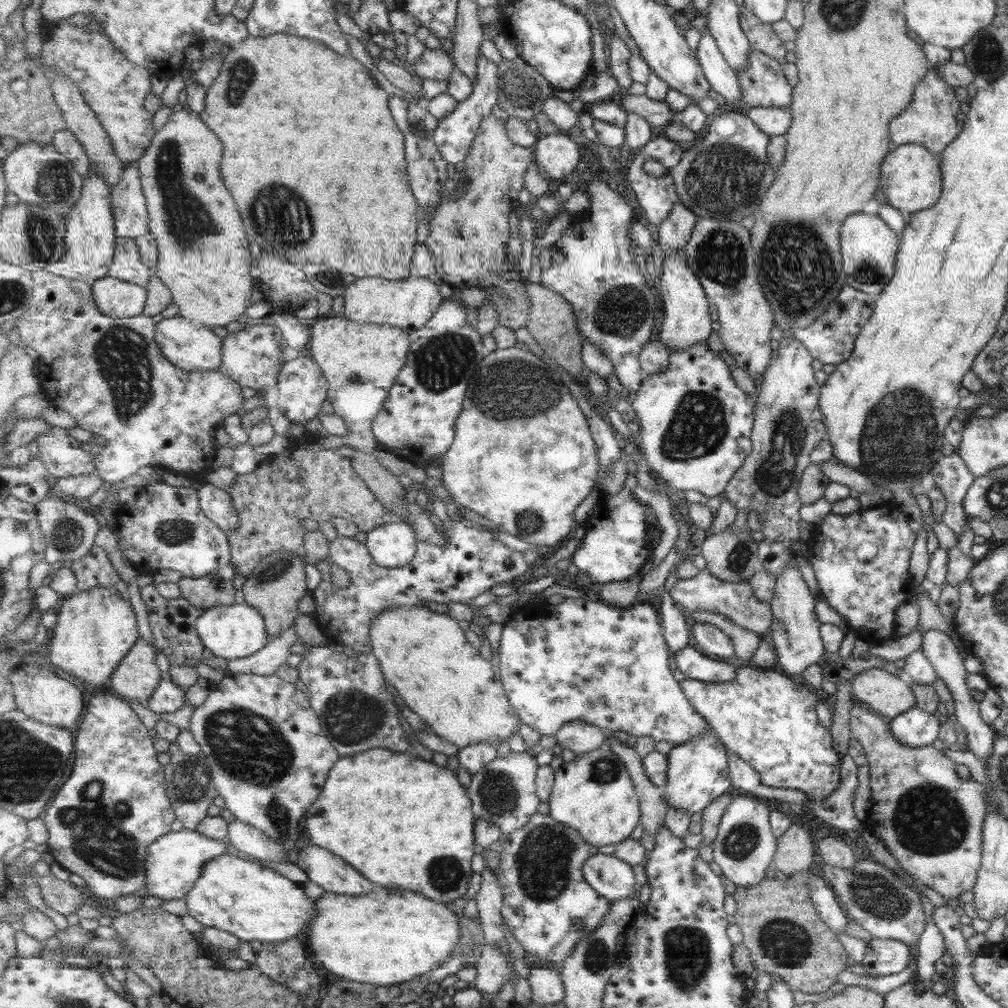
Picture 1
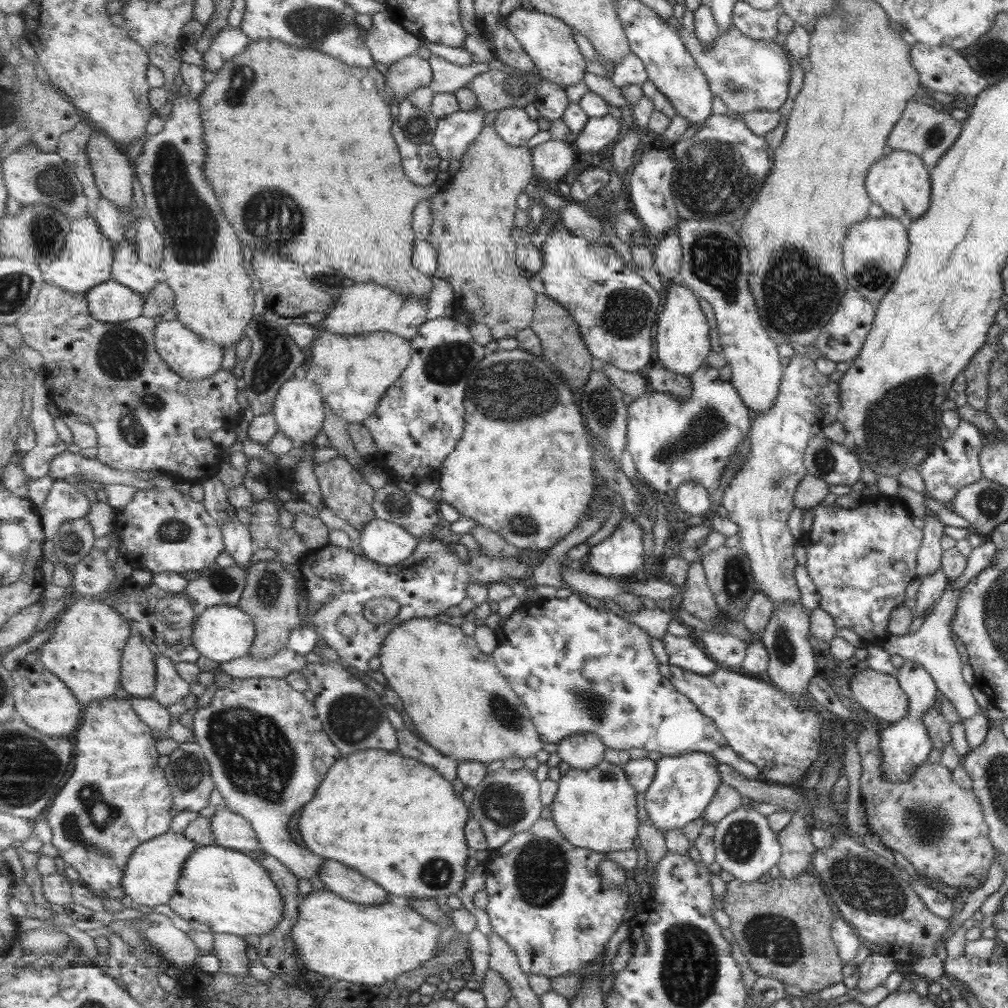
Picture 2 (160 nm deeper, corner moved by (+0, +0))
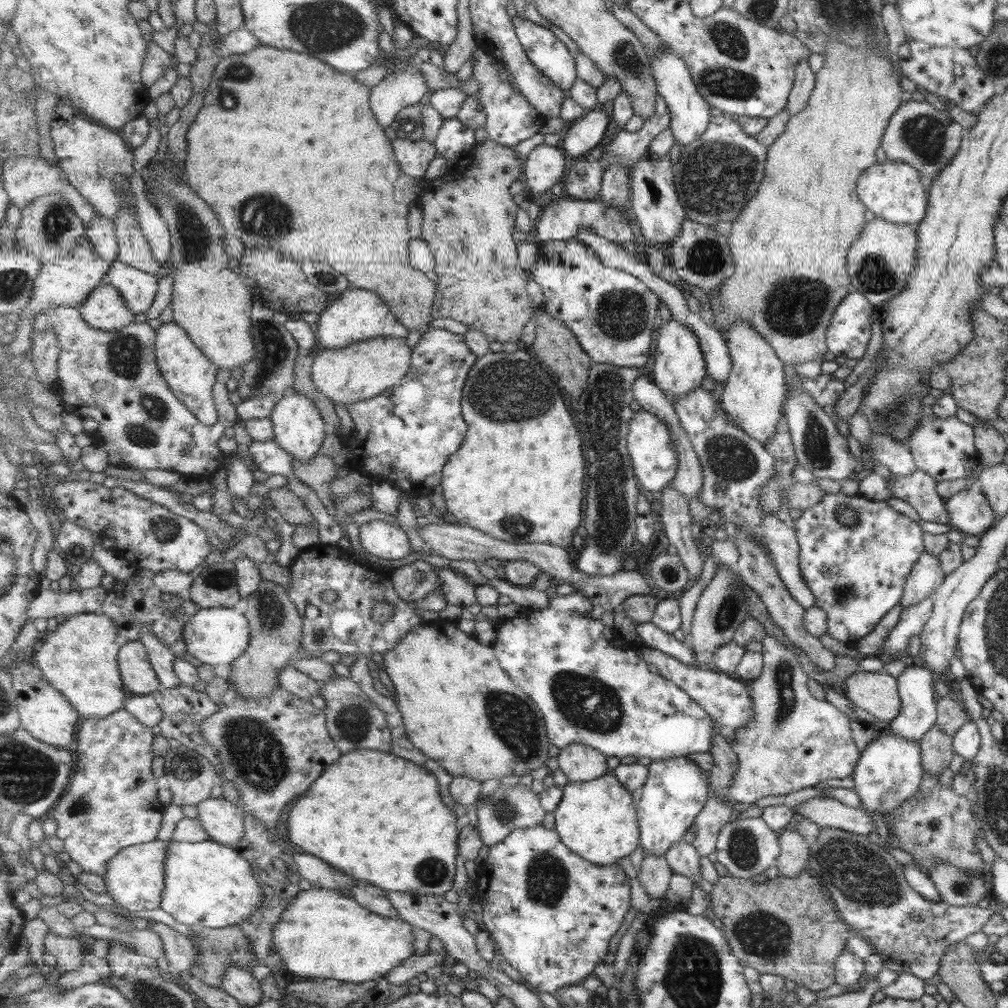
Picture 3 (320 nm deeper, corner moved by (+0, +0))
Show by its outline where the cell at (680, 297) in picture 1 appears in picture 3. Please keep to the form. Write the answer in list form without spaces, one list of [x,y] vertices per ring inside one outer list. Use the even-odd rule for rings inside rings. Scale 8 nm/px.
[[[676,318],[662,323],[662,327],[658,329],[657,352],[652,368],[652,378],[654,383],[669,398],[672,398],[672,402],[673,398],[685,398],[703,384],[703,378],[708,376],[706,362],[700,340],[688,326]]]

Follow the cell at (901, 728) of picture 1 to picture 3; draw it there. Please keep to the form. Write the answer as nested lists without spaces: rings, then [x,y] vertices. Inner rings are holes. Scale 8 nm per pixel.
[[[879,729],[876,737],[860,752],[851,780],[864,811],[886,814],[916,793],[922,774],[918,741],[905,740],[892,732]]]

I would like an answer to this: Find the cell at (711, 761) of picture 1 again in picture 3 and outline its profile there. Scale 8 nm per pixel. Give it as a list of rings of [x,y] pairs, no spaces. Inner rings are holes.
[[[688,755],[655,760],[648,767],[649,776],[642,786],[642,797],[636,810],[641,830],[640,844],[646,855],[660,856],[683,840],[687,830],[696,823],[709,798],[710,773]]]

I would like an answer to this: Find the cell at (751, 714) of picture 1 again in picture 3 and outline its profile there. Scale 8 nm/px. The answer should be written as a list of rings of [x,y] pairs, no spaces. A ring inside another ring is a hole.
[[[640,644],[640,657],[657,666],[659,673],[680,686],[701,707],[703,707],[717,722],[720,733],[732,744],[736,739],[736,732],[742,729],[754,717],[753,691],[749,683],[741,679],[733,679],[725,675],[725,672],[714,667],[701,668],[685,664],[678,658],[666,652]]]

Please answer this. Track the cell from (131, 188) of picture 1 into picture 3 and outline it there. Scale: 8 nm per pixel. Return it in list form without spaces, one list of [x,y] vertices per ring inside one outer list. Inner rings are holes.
[[[102,215],[97,217],[86,228],[87,238],[95,242],[98,254],[112,263],[118,259],[120,244],[116,235],[116,224]]]

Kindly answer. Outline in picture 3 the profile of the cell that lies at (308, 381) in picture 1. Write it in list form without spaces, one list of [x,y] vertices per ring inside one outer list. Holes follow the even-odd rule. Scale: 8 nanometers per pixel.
[[[290,391],[281,396],[275,405],[270,419],[274,424],[274,440],[283,450],[292,454],[297,460],[313,460],[325,440],[325,421],[316,404],[304,394]]]

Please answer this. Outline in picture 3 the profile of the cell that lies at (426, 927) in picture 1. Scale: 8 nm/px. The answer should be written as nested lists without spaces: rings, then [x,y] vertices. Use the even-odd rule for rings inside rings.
[[[312,887],[299,892],[299,896],[291,901],[289,908],[281,917],[281,924],[274,926],[273,936],[277,952],[282,956],[283,968],[298,976],[313,978],[335,978],[345,982],[367,982],[378,976],[387,976],[396,966],[403,964],[405,959],[415,956],[415,926],[402,918],[377,916],[363,908],[353,896],[343,898],[344,892]]]

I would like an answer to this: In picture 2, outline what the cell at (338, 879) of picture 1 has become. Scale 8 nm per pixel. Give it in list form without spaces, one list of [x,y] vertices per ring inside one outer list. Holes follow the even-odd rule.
[[[324,860],[319,880],[331,892],[359,904],[377,906],[377,904],[386,902],[391,895],[371,878],[363,876],[357,870],[345,866],[341,862],[333,862],[333,860]]]

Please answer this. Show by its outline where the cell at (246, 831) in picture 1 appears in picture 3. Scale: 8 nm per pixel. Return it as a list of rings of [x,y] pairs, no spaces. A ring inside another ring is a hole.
[[[209,797],[198,807],[198,817],[211,841],[233,846],[245,836],[244,815],[239,806],[230,800]]]

